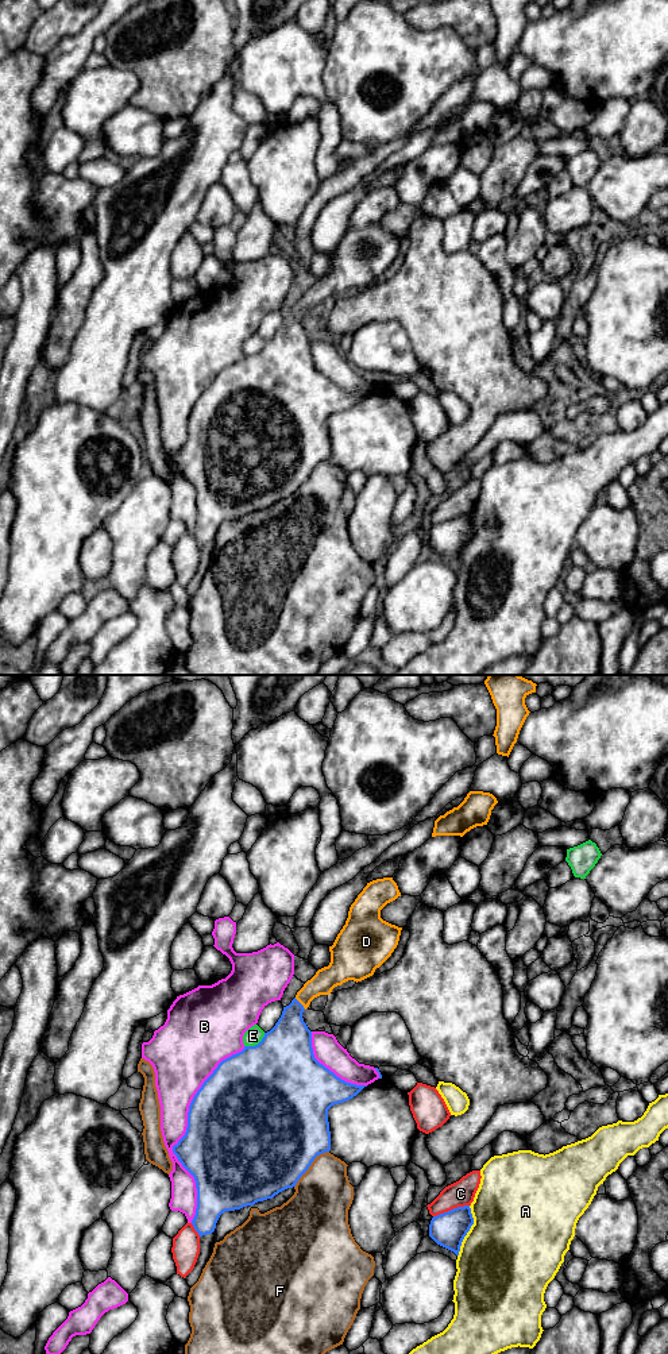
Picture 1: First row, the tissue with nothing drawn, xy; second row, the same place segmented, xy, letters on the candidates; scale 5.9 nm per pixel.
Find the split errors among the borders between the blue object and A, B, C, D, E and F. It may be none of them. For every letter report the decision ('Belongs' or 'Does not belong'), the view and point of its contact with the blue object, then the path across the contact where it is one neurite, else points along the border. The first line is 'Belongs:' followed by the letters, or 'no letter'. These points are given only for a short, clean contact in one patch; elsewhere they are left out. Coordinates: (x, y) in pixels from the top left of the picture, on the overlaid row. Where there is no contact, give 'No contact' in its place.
Belongs: D
A: Does not belong. Touches blue at xy (468, 1230)
B: Does not belong. Touches blue at xy (186, 1130)
C: Does not belong. Touches blue at xy (451, 1210)
D: Belongs. Touches blue at xy (300, 1003). Path across: xy (289, 1044), (292, 1014), (300, 1003), (325, 979)
E: Does not belong. Touches blue at xy (255, 1045)
F: Does not belong. Touches blue at xy (309, 1165)

